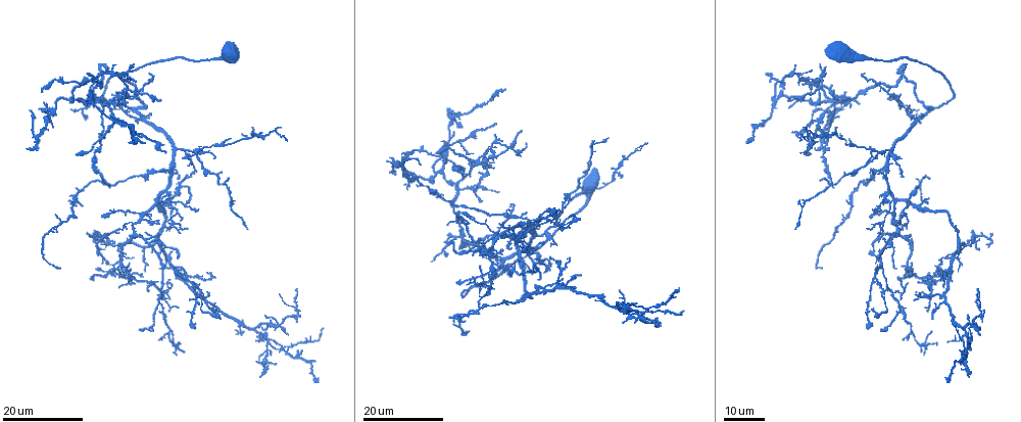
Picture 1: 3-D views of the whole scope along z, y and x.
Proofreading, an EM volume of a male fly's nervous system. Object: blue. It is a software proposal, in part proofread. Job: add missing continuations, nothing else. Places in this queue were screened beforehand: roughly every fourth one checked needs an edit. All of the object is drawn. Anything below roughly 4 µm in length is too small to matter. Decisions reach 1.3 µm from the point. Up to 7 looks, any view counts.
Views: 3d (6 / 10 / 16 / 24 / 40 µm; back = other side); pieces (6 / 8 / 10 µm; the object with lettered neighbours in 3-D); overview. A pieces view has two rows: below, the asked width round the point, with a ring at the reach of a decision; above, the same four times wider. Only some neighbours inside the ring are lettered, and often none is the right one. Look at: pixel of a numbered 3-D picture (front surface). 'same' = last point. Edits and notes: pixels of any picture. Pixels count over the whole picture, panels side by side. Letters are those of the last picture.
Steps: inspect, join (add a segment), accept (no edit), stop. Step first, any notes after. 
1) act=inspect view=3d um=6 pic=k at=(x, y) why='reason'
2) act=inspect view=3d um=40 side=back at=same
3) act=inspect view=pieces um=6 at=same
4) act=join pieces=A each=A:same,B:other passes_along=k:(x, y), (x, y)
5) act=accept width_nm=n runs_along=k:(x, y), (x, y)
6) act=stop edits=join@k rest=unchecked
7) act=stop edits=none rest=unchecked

act=inspect view=3d um=16 pic=1 at=(581, 273) why='an open end'

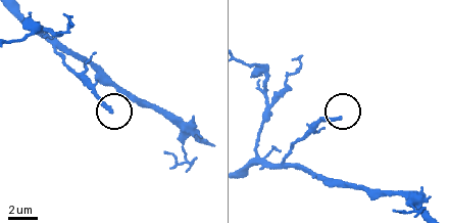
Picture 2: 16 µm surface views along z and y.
act=inspect view=pieces um=10 pic=2 at=(340, 118) why='what lies round it'

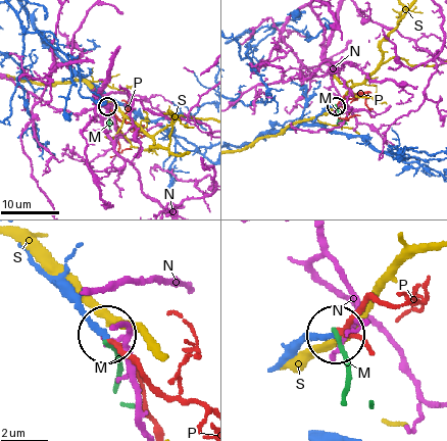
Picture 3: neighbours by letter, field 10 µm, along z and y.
act=join pieces=P each=M:other,N:other,P:same,S:other found='the cell continues'

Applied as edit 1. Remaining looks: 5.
act=inspect view=overview

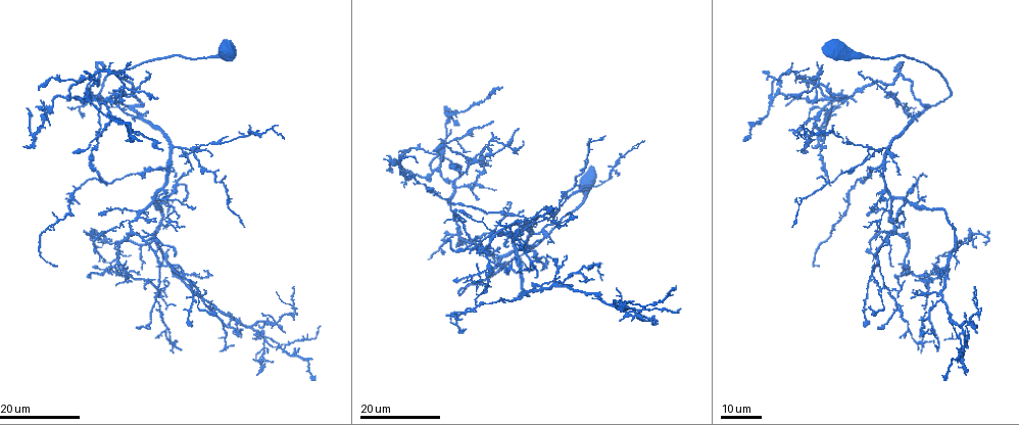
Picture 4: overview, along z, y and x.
act=inspect view=3d um=16 pic=4 at=(790, 129) why='branch stops here'

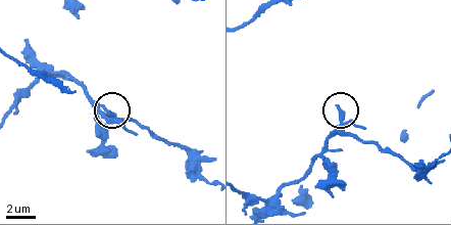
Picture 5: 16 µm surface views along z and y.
act=inspect view=pieces um=10 pic=5 at=(336, 107)

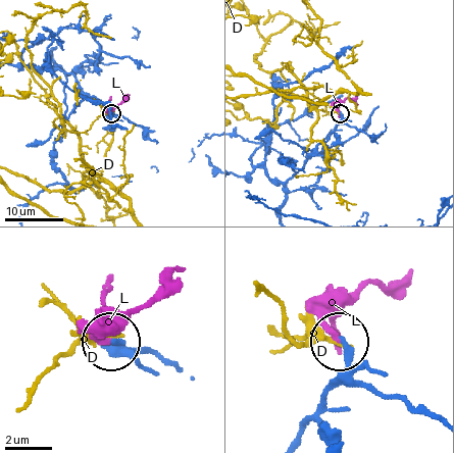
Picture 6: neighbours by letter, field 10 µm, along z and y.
act=join pieces=L each=D:other,L:same found='it goes on there'

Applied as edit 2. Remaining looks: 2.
act=stop edits=join@3,join@6 rest=unchecked

